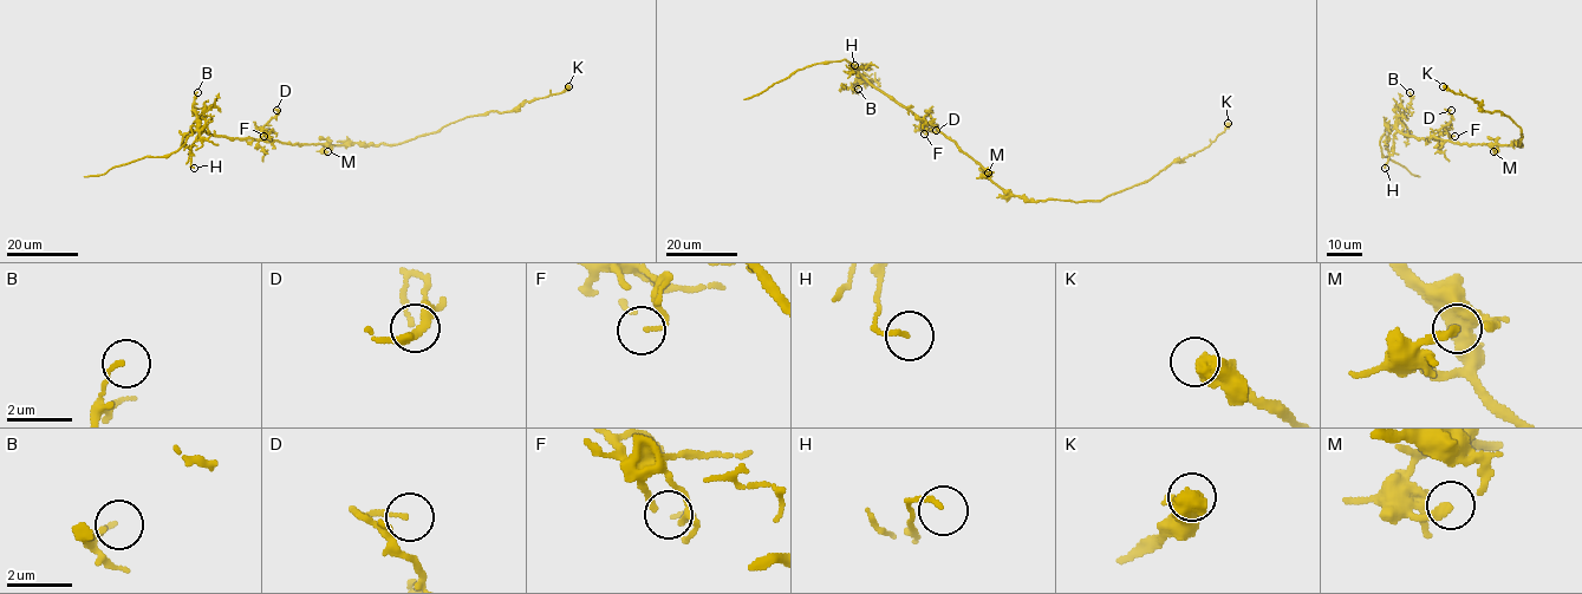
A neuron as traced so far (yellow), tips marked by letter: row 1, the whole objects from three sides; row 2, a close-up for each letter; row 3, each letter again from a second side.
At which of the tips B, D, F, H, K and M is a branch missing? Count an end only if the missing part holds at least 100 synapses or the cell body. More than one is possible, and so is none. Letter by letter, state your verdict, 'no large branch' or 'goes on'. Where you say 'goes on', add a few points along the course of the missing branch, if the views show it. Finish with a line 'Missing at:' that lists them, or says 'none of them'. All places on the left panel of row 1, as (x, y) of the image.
B: no large branch
D: no large branch
F: no large branch
H: no large branch
K: no large branch
M: no large branch
Missing at: none of them

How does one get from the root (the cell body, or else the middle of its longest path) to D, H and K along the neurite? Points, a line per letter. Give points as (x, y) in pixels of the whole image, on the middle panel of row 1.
D: (978, 164), (935, 126), (920, 119), (928, 130), (936, 131), (936, 125), (936, 130)
H: (978, 164), (935, 126), (898, 105), (860, 73), (852, 73), (851, 64), (854, 65)
K: (978, 164), (996, 184), (1028, 200), (1101, 201), (1146, 183), (1172, 162), (1202, 151), (1228, 123)

